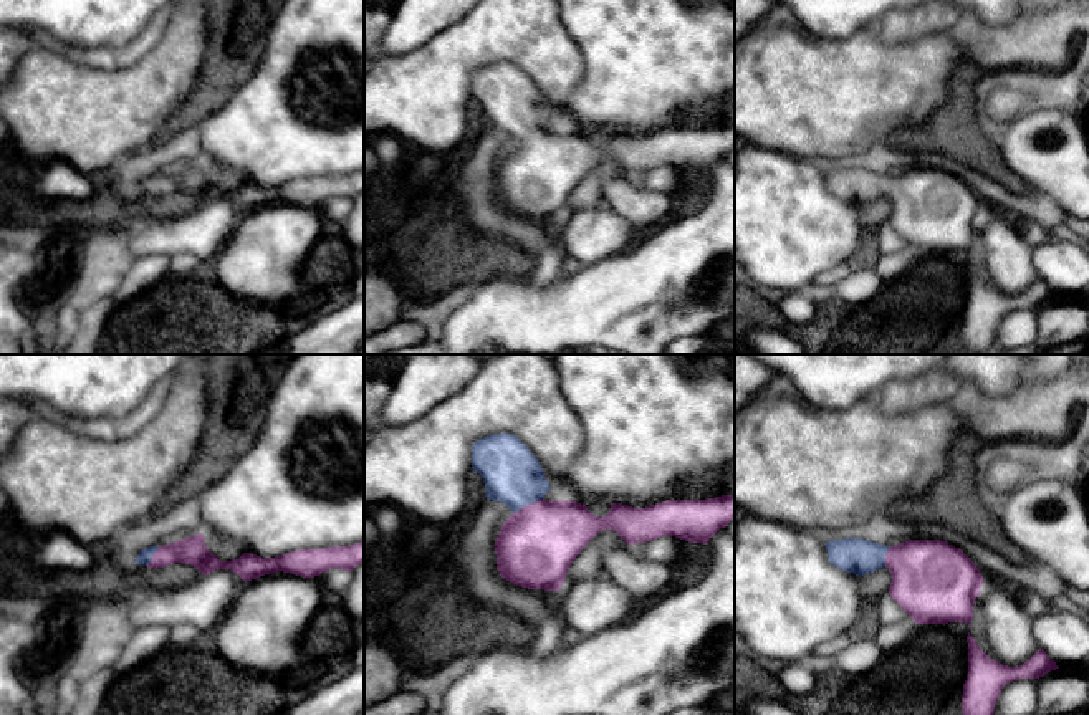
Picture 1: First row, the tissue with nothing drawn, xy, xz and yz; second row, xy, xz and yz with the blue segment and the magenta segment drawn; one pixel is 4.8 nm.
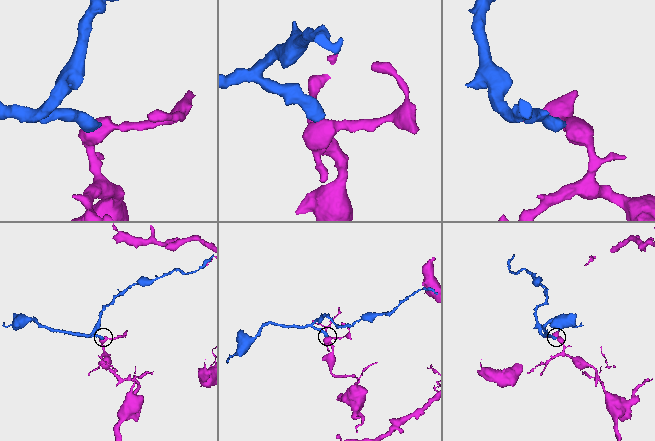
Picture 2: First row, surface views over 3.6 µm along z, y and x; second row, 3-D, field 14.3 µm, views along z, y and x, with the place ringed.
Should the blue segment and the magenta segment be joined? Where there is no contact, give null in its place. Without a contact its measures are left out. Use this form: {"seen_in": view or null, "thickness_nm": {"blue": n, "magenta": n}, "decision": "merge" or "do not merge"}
{"seen_in": "xz", "thickness_nm": {"blue": 280, "magenta": 380}, "decision": "merge"}

